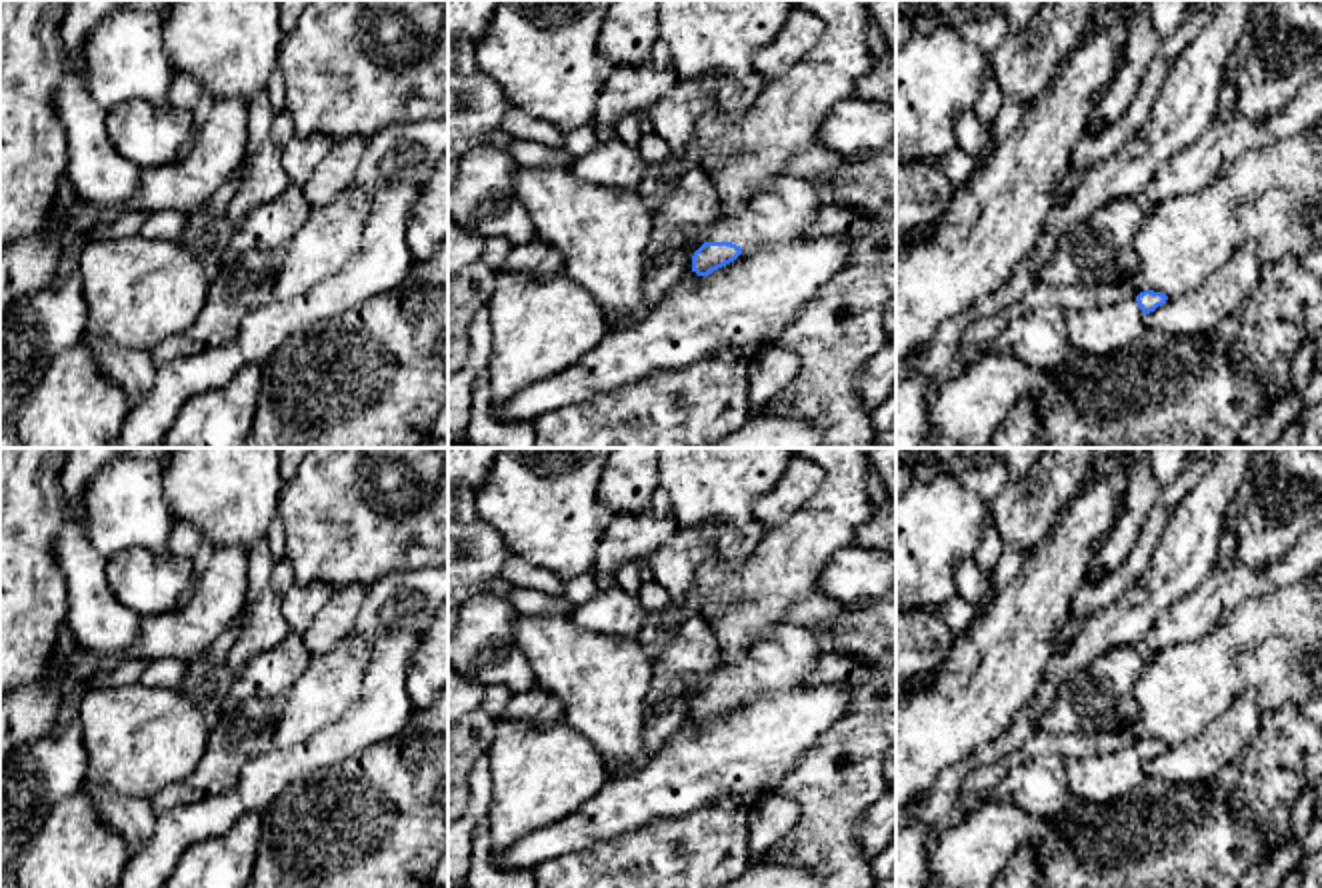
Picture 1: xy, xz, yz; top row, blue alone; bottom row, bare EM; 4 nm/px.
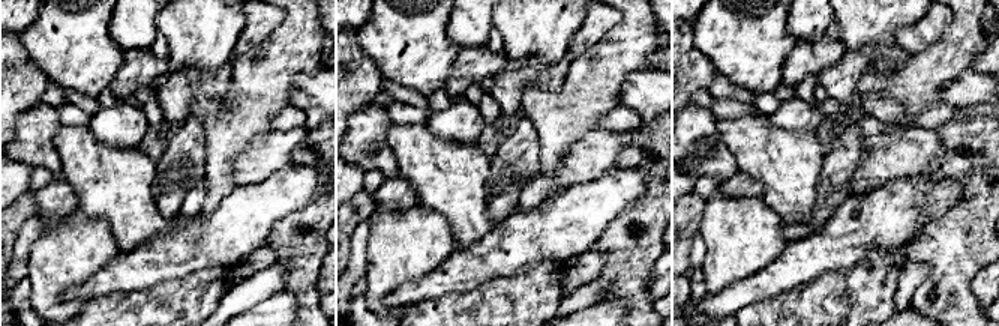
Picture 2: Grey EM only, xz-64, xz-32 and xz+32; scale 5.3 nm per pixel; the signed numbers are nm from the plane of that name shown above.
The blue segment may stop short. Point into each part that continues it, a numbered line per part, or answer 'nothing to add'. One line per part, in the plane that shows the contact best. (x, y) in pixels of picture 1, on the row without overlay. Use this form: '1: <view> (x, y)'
1: xz (780, 660)

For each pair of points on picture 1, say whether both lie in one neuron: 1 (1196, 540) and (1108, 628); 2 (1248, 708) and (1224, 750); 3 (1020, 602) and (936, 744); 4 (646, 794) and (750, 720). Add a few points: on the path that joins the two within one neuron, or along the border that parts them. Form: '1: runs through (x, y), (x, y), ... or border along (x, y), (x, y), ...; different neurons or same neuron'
1: runs through (1174, 564), (1132, 612); same neuron
2: runs through (1242, 718), (1224, 740); same neuron
3: runs through (1014, 638), (962, 708); same neuron
4: runs through (672, 782), (694, 760), (714, 756), (724, 746); same neuron

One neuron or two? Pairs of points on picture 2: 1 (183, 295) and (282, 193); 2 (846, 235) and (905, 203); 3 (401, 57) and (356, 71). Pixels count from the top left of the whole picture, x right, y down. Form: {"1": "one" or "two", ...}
{"1": "two", "2": "one", "3": "two"}

